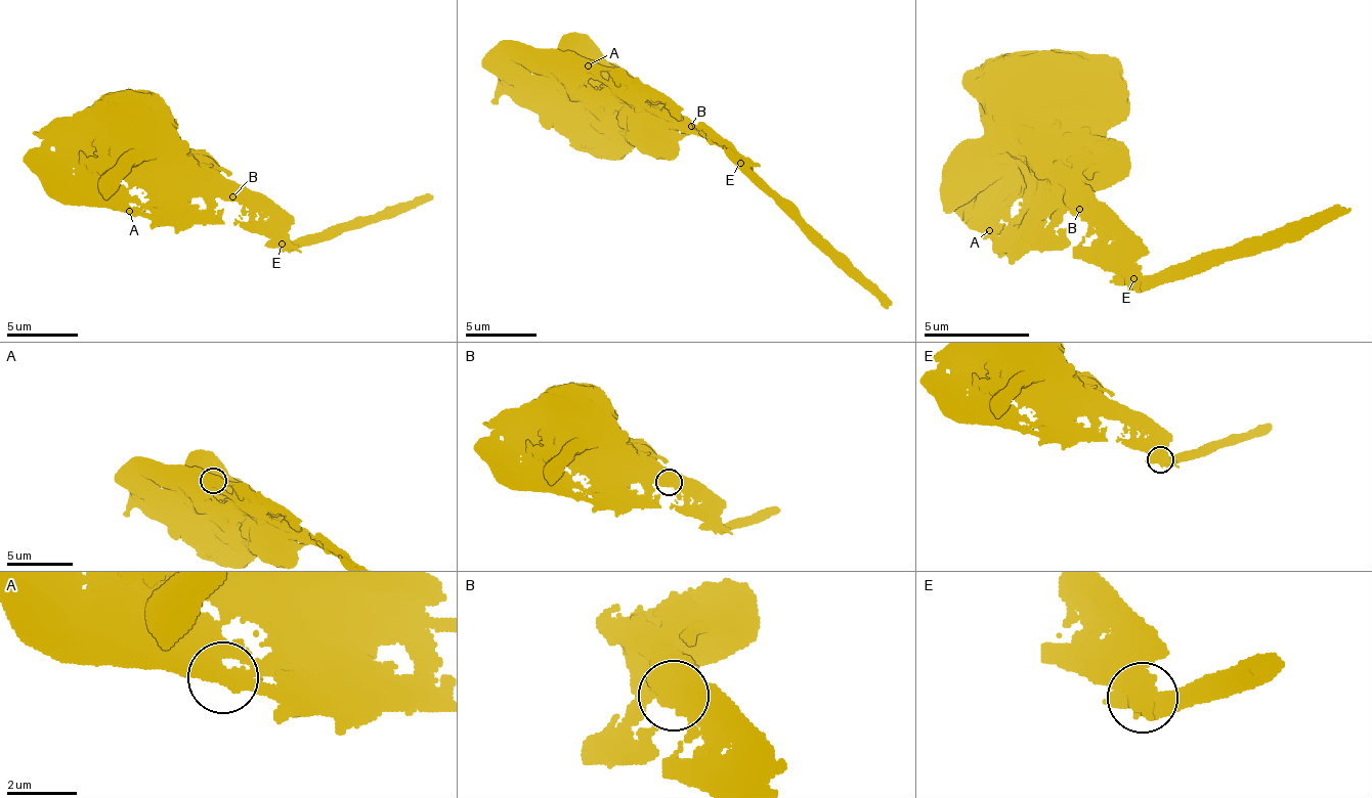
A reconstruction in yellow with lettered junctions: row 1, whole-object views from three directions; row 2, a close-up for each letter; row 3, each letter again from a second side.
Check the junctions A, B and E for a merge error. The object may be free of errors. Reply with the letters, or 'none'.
E

